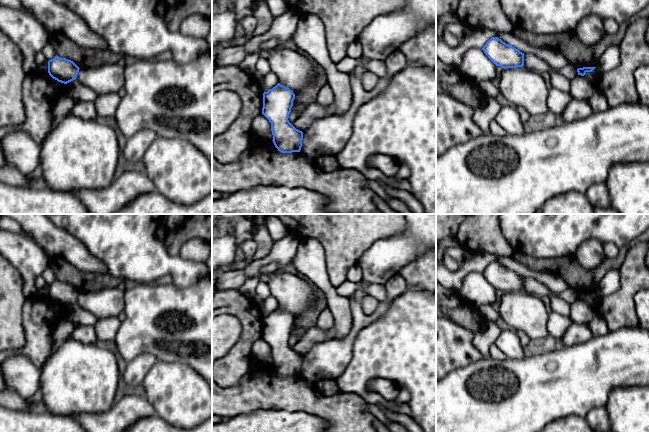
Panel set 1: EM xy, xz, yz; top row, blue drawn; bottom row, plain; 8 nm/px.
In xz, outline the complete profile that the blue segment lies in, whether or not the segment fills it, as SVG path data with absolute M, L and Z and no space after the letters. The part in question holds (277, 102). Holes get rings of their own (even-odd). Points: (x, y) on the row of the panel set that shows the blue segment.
M278 83L263 93L262 114L271 123L273 143L282 153L300 152L303 132L296 129L288 120L295 94Z

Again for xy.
M55 56L48 61L48 73L58 82L67 84L77 78L79 67L71 60Z

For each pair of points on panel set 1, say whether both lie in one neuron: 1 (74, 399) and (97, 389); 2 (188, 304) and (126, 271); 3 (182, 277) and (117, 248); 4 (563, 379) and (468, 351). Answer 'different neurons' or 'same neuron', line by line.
1: same neuron
2: different neurons
3: same neuron
4: different neurons

